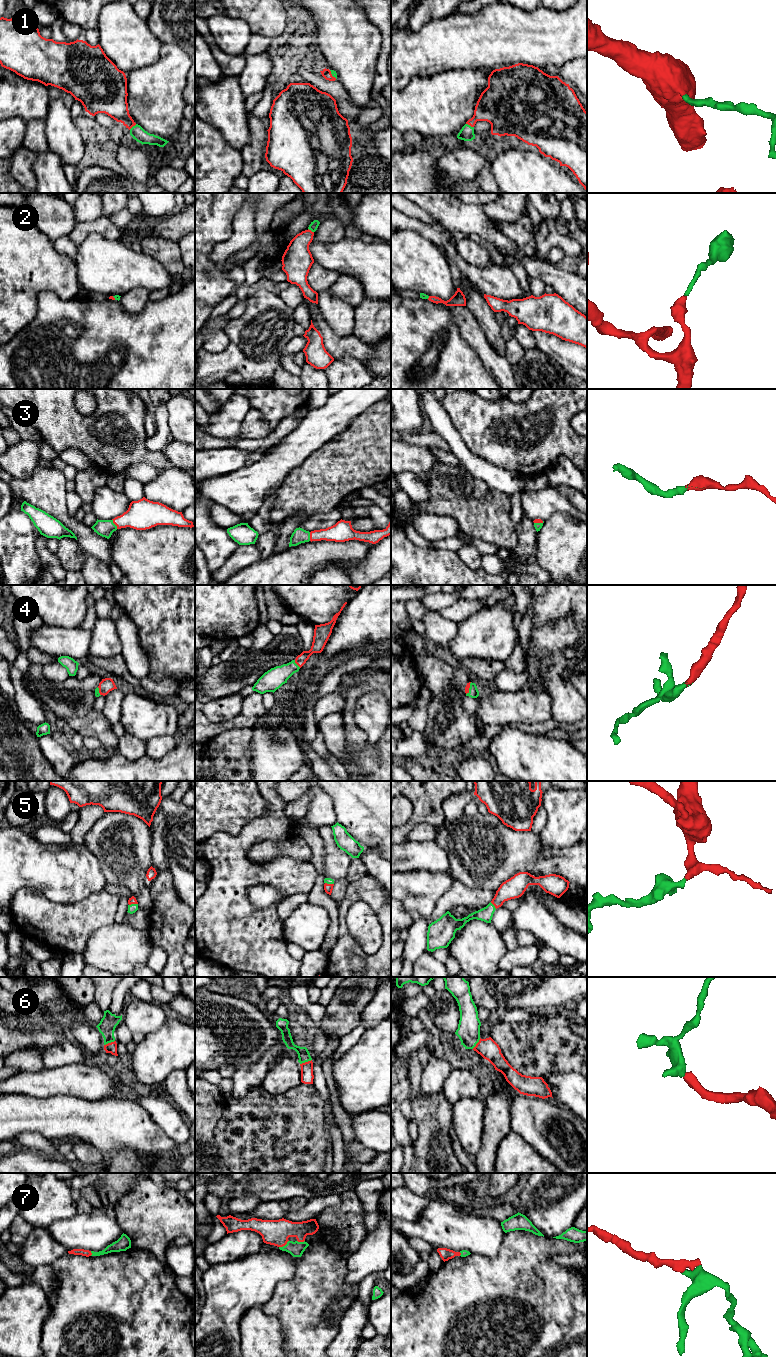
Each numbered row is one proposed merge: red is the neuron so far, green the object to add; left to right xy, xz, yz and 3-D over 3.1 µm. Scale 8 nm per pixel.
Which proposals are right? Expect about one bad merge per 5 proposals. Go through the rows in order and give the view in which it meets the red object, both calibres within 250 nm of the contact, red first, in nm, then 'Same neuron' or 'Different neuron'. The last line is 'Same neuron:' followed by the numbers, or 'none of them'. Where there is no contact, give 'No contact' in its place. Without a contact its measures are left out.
1: Touches red in yz. Thickness 280 nm (red) against 110 nm. Same neuron
2: Touches red in xz. Thickness 240 nm (red) against 70 nm. Same neuron
3: Touches red in xy. Thickness 240 nm (red) against 140 nm. Same neuron
4: Touches red in xz. Thickness 110 nm (red) against 170 nm. Same neuron
5: Touches red in xy. Thickness 60 nm (red) against 70 nm. Same neuron
6: Touches red in xz. Thickness 100 nm (red) against 100 nm. Same neuron
7: Touches red in xz. Thickness 200 nm (red) against 120 nm. Same neuron
Same neuron: 1, 2, 3, 4, 5, 6, 7

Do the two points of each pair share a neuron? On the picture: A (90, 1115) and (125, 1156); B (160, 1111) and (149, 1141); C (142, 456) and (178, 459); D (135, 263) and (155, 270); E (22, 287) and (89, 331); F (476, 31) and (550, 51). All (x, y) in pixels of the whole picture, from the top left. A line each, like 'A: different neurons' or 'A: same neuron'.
A: different neurons
B: different neurons
C: different neurons
D: same neuron
E: different neurons
F: same neuron

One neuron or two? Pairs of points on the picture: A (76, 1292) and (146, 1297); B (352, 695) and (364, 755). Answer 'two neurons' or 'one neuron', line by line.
A: one neuron
B: one neuron

